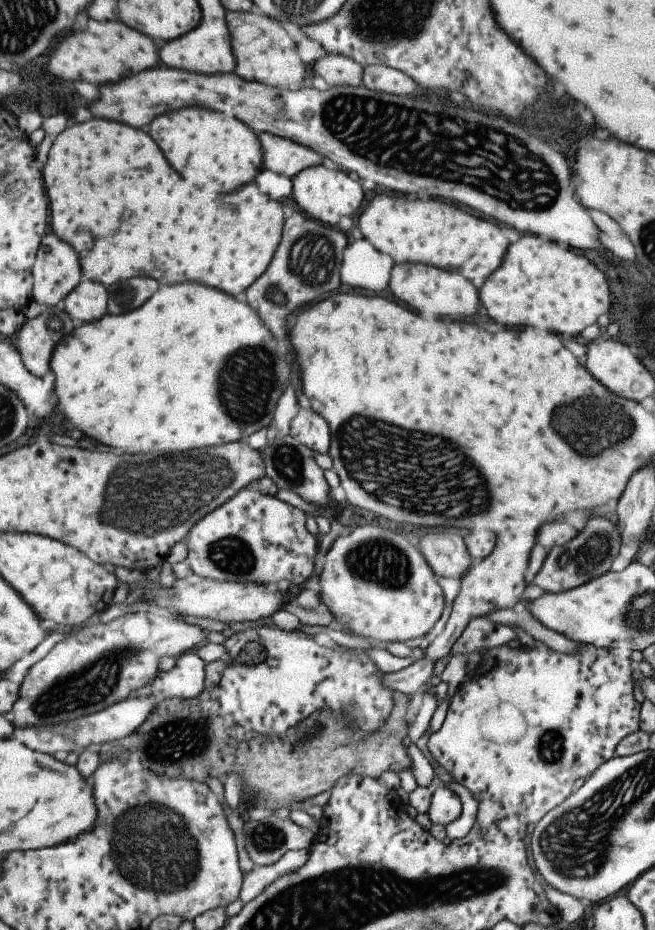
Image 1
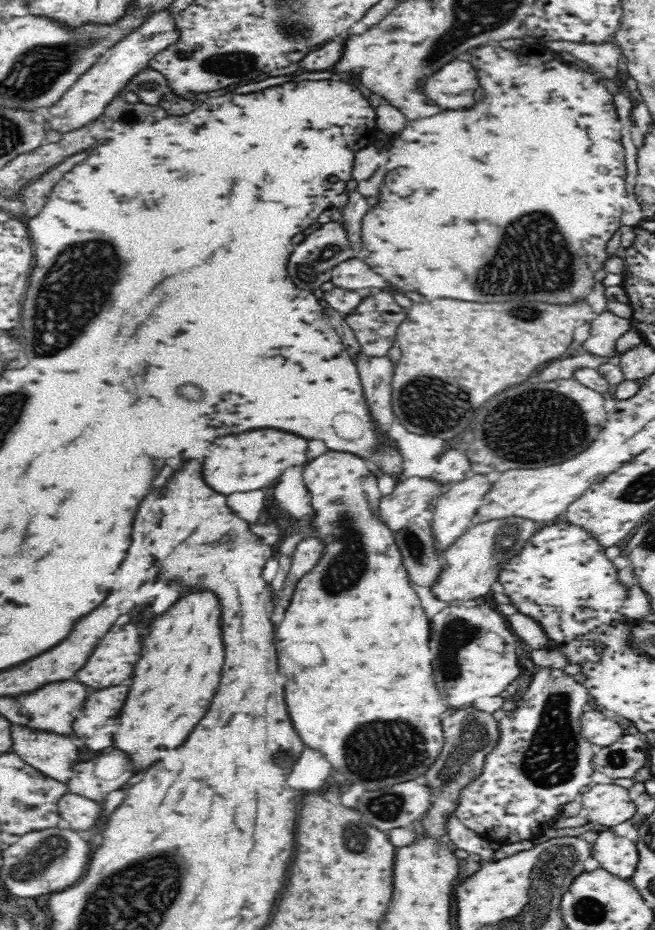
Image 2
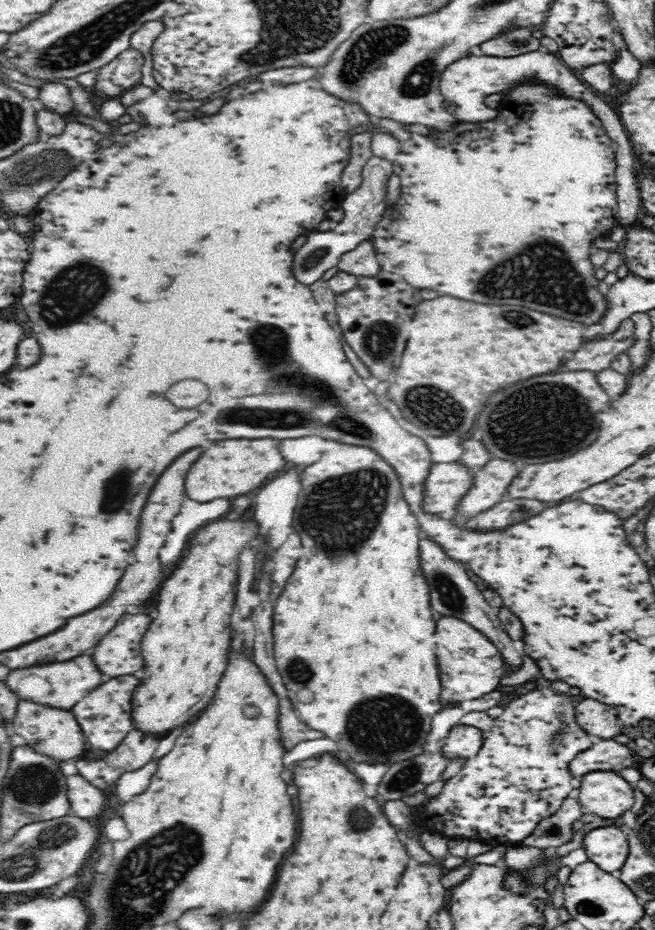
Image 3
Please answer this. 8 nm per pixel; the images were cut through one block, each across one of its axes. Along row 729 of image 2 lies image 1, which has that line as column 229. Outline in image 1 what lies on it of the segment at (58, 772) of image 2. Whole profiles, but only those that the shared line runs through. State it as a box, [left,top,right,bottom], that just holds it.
[227,13,306,86]

